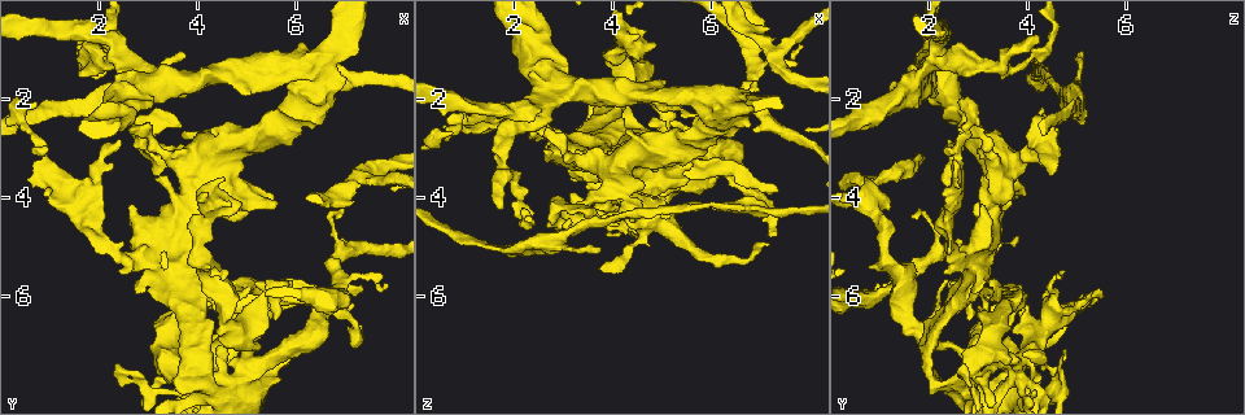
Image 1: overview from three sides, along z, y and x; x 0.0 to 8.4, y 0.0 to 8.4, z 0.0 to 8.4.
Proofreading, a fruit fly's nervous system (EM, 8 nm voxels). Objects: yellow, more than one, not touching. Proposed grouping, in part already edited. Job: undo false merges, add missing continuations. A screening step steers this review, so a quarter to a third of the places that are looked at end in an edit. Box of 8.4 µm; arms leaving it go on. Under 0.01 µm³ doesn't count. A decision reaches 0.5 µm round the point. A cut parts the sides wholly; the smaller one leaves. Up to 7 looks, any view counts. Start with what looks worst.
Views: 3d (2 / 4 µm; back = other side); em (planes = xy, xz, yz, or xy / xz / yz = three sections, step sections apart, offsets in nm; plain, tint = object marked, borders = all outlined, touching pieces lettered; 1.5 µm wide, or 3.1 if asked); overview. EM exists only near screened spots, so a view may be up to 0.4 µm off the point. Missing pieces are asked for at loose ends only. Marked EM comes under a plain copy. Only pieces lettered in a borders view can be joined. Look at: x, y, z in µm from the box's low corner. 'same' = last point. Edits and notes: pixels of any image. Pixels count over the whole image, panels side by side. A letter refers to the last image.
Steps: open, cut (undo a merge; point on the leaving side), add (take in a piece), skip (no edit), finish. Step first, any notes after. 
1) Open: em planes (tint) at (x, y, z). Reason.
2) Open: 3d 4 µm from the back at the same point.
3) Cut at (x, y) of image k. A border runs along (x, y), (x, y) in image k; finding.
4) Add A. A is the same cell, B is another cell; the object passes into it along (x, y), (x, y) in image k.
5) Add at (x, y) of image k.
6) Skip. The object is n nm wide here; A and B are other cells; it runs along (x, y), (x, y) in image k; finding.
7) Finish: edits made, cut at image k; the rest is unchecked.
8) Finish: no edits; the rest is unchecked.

Open: 3d 4 µm at (4.90, 1.95, 1.55). Branch stops here.

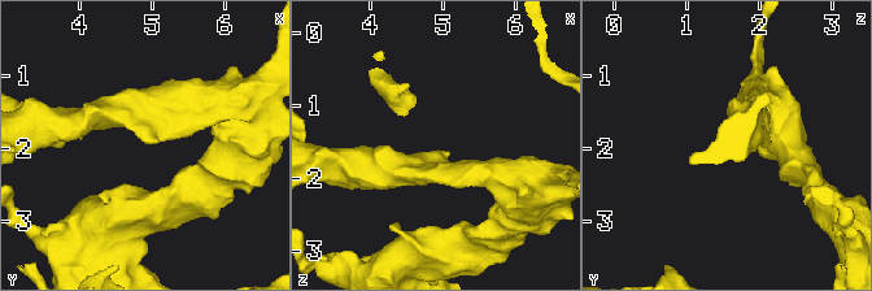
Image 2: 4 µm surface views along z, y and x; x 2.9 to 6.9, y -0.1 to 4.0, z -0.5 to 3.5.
Open: em planes (tint) at (4.95, 1.90, 1.60).

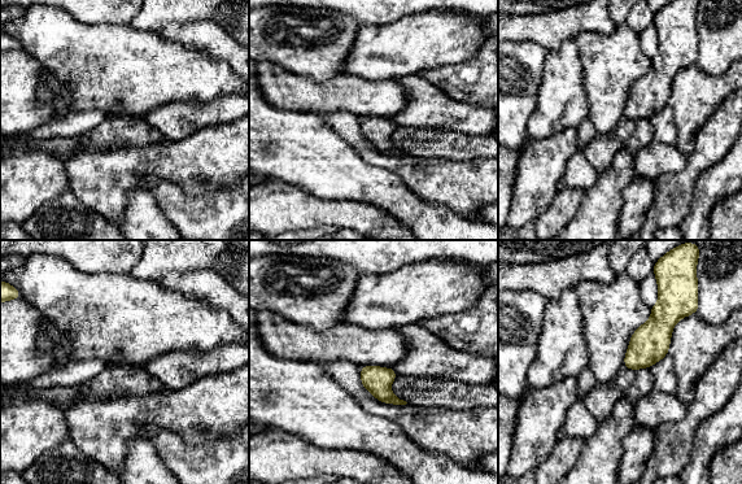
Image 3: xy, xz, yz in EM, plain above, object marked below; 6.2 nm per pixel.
Open: em planes (borders) at the same point.

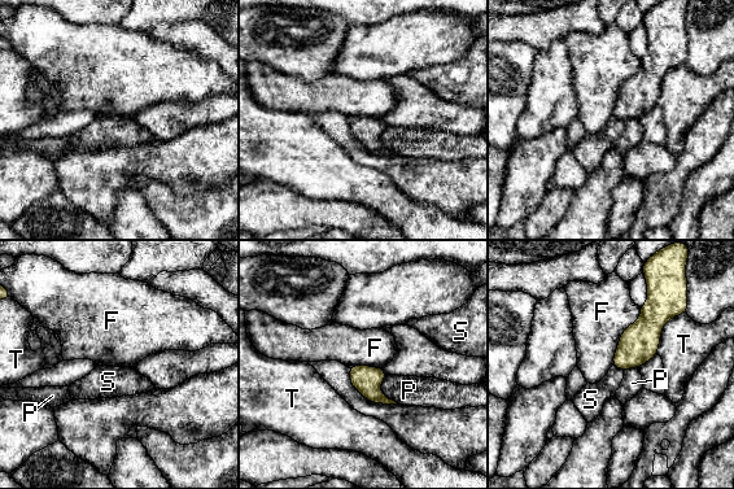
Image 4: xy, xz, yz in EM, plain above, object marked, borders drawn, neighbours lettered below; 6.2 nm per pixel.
Skip. The longest contact is with F, 400 nm; F, P, S and T are other cells; none of them fits.

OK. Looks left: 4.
Open: em xy step 4 (tint) at (1.75, 0.80, 4.20). Free end.

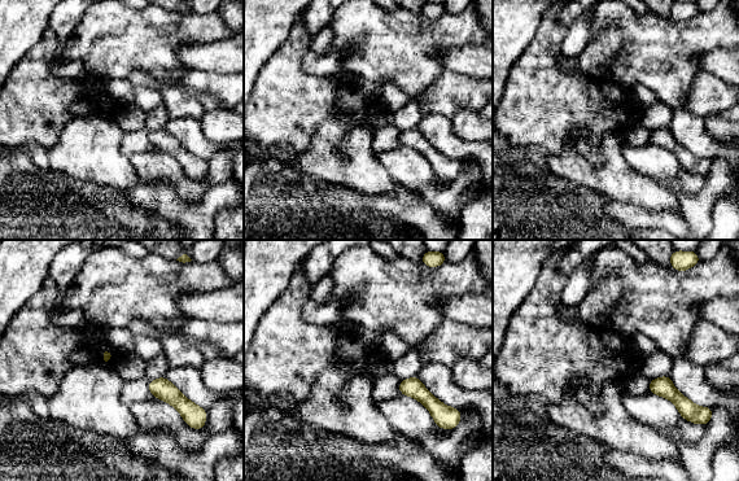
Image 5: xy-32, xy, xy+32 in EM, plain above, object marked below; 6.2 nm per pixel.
Open: em planes (borders) at the same point.

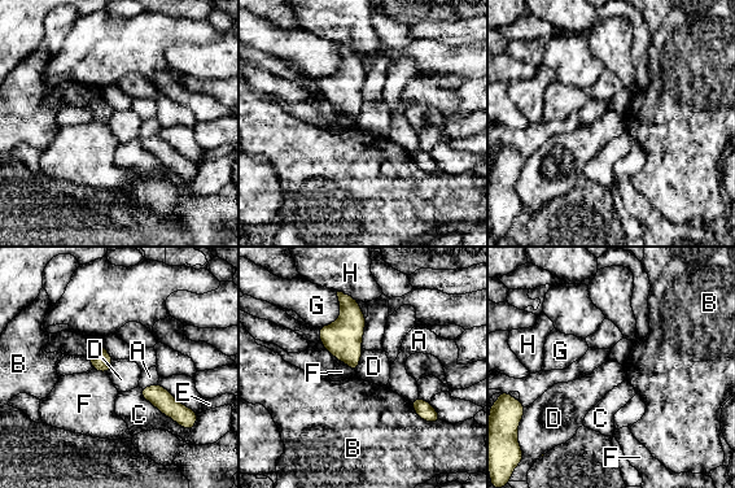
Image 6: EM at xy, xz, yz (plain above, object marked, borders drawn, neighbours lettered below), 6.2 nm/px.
Skip. The longest contact is with C, 280 nm; A, B, C, D, E, F, G and H are other cells; a border runs along (410, 402), (414, 410), (427, 421) in image 6; no lettered piece goes on from it.

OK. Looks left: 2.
Open: em planes (borders) at (6.75, 5.85, 1.20).

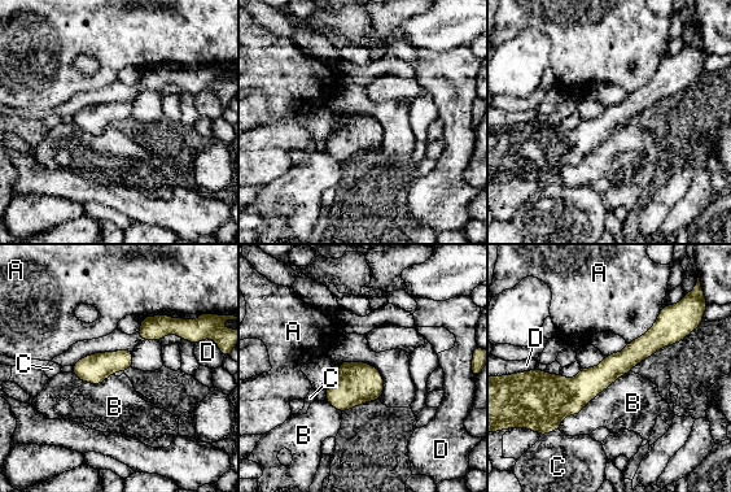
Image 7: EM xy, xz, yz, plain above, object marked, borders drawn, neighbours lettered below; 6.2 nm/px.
Skip. A, B, C and D are other cells; a border runs along (629, 370), (557, 429) in image 7; continuous, no second neuron.

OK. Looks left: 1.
Finish: no edits; the rest is unchecked.

